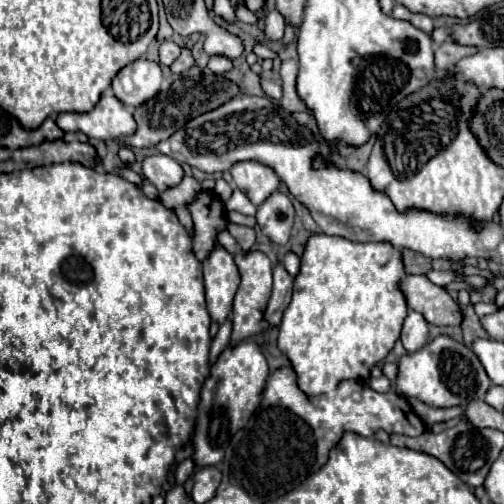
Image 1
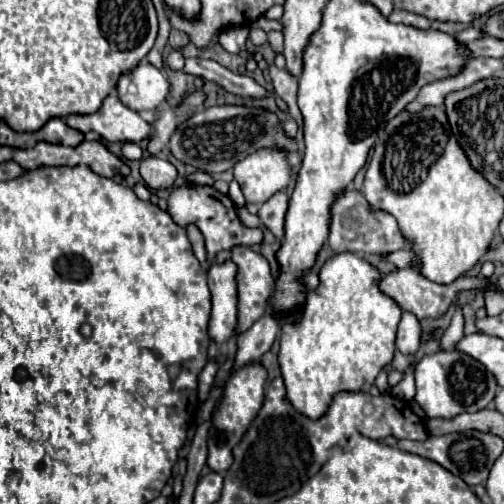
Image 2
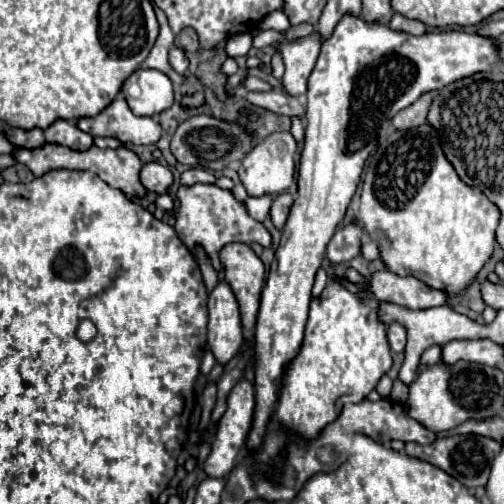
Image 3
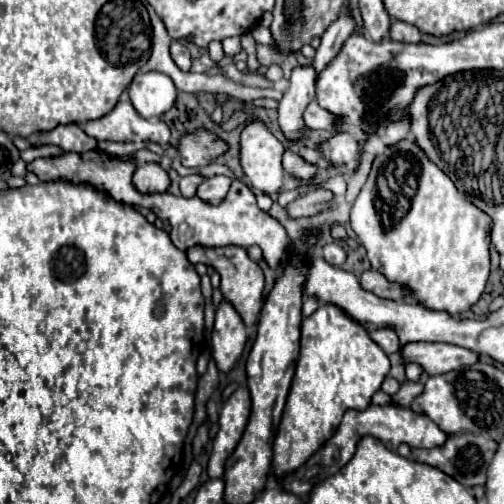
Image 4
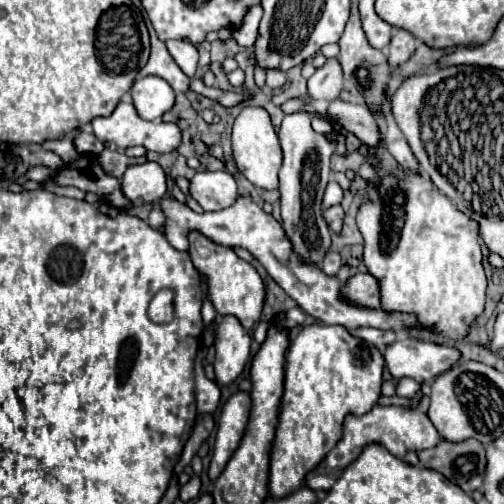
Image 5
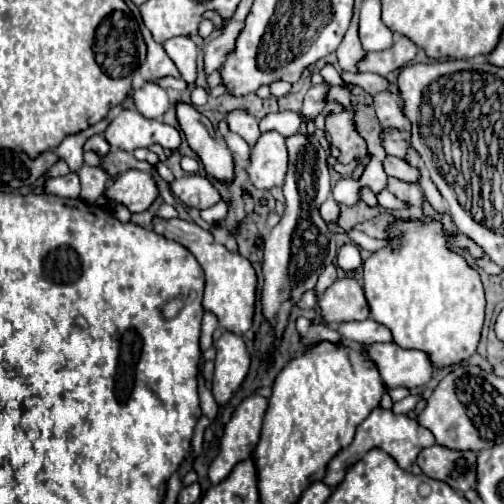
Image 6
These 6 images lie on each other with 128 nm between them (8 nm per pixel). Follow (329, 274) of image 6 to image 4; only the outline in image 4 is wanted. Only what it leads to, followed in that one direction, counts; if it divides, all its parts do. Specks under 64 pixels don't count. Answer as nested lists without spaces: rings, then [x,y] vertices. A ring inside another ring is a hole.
[[[336,242],[334,244],[326,244],[322,248],[322,256],[332,266],[342,266],[346,262],[346,250],[340,244],[336,244]]]

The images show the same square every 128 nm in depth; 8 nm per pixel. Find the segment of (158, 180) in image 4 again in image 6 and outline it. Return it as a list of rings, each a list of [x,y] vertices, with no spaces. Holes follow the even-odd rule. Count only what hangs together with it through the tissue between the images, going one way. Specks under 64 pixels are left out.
[[[126,170],[106,188],[110,204],[124,204],[130,212],[144,212],[158,198],[160,190],[150,172]]]

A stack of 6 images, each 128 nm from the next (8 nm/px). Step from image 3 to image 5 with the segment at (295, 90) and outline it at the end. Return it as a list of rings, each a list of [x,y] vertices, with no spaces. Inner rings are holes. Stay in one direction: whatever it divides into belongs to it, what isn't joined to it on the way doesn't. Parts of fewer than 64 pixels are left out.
[[[310,112],[286,114],[278,138],[284,152],[284,162],[280,168],[280,200],[282,200],[282,226],[286,236],[294,244],[294,252],[302,254],[314,264],[322,264],[322,258],[330,250],[330,228],[322,216],[322,196],[330,176],[330,156],[336,150],[336,140],[318,134],[310,126]]]

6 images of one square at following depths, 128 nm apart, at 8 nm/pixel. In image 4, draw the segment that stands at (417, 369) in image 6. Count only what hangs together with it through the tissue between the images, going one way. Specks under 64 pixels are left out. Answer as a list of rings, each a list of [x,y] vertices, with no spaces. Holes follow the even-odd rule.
[[[418,342],[402,346],[402,356],[406,362],[418,362],[430,374],[444,374],[450,370],[458,370],[468,364],[476,364],[480,354],[456,344],[432,344]]]

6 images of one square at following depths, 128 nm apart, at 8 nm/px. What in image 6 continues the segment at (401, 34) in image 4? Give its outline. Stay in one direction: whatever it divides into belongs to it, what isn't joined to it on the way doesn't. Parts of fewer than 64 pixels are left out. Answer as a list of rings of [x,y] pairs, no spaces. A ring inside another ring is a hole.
[[[396,36],[392,48],[382,52],[368,52],[366,58],[358,64],[360,72],[376,72],[380,76],[388,76],[392,70],[404,68],[418,52],[418,46],[406,36]]]

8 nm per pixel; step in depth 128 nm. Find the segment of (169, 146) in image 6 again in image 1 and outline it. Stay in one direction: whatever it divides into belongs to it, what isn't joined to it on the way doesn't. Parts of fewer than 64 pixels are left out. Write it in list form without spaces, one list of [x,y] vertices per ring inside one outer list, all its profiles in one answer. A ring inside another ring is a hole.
[[[106,90],[94,110],[76,114],[66,112],[56,116],[56,124],[64,132],[84,132],[88,138],[122,138],[136,130],[136,122],[132,118],[132,112],[112,94],[112,90]]]

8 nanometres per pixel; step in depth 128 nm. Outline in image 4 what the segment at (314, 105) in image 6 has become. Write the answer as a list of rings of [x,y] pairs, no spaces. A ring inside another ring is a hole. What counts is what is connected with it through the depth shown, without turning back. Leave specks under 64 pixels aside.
[[[344,8],[344,12],[340,12],[340,16],[326,28],[324,36],[320,36],[320,46],[316,48],[316,56],[314,56],[316,72],[322,72],[326,64],[340,52],[344,40],[354,32],[354,28],[356,28],[356,20],[352,18],[350,10]]]

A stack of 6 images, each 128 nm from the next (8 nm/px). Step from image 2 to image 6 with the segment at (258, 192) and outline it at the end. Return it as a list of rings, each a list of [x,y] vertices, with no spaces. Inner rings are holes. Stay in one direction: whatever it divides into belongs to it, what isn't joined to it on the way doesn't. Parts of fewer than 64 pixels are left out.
[[[274,130],[262,132],[258,142],[250,148],[250,160],[246,164],[250,182],[260,190],[282,186],[286,166],[288,166],[288,152],[284,136]]]

